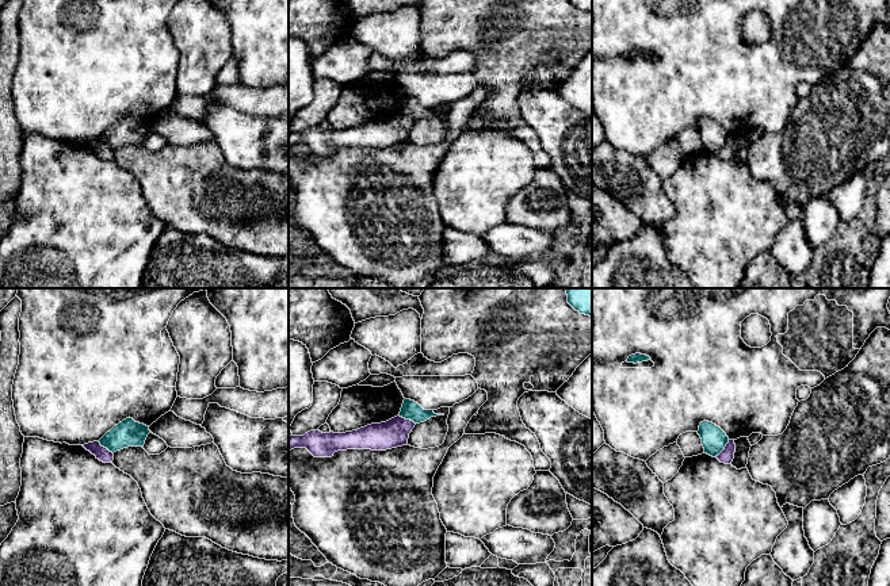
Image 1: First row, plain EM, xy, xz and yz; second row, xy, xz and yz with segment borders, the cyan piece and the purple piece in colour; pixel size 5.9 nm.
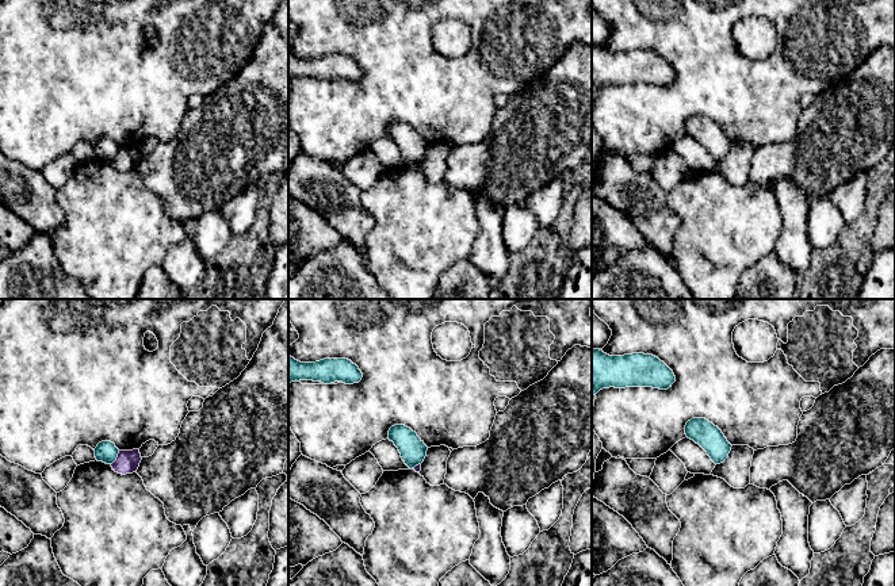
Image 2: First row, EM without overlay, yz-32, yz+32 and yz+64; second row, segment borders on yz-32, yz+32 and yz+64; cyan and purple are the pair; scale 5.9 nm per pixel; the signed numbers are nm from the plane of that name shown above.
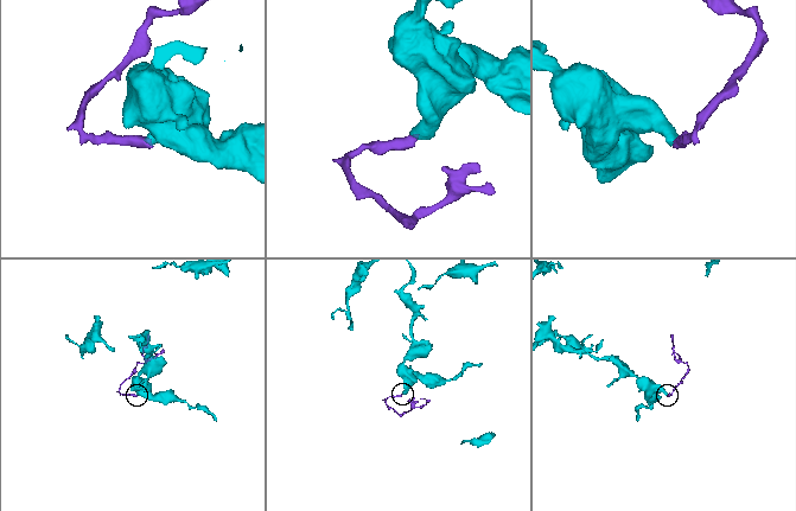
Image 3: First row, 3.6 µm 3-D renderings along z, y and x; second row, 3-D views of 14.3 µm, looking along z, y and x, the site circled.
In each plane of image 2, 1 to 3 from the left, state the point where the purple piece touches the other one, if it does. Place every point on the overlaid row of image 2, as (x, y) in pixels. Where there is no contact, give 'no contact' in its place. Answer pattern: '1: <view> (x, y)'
1: yz-32 (117, 456)
2: yz+32 (416, 464)
3: no contact

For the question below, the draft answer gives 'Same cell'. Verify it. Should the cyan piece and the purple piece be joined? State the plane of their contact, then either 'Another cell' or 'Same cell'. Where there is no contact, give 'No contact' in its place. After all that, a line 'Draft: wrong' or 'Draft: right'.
Touches cyan in yz. Another cell
Draft: wrong

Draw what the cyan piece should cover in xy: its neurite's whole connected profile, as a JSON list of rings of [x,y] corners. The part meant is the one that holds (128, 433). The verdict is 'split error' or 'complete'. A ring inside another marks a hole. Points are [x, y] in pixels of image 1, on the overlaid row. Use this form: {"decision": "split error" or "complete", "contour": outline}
{"decision": "complete", "contour": [[[129,417],[107,432],[99,443],[114,453],[127,447],[144,447],[149,433],[149,426]]]}

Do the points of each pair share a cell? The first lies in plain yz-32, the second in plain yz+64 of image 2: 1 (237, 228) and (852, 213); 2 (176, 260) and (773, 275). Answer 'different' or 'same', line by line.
1: same
2: different

